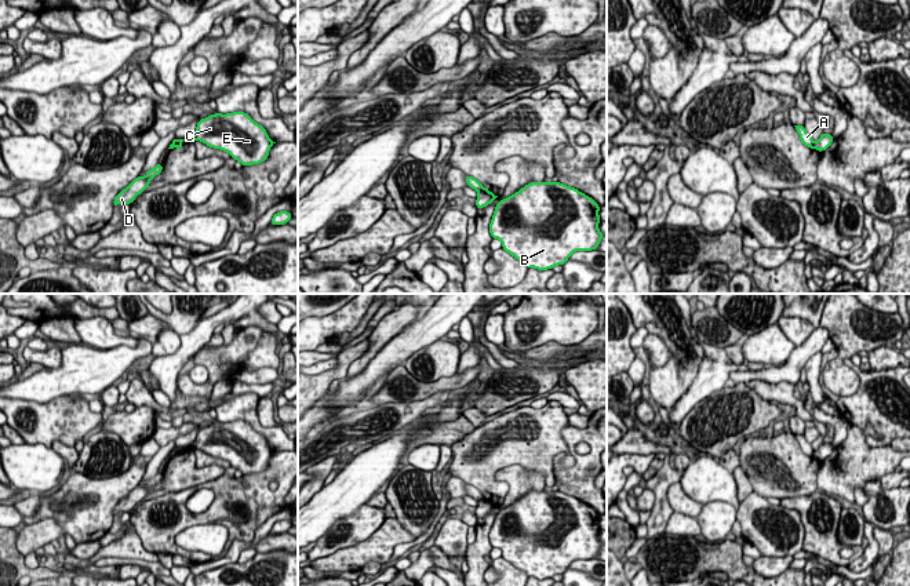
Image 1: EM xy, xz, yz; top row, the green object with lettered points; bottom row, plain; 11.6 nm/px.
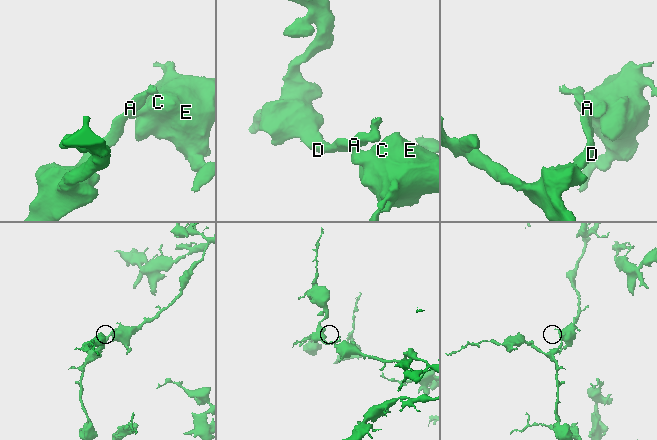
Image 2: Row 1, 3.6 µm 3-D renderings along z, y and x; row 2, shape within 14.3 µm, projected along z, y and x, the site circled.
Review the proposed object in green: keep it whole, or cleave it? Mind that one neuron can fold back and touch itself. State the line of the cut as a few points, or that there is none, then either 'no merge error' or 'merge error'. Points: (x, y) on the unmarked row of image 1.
cut xz (486, 497), (479, 501); merge error

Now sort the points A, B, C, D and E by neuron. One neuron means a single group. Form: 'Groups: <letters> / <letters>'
Groups: A D / B C E

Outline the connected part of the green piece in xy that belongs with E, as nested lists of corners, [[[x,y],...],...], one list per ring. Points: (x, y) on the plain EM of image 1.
[[[241,419],[200,427],[189,447],[228,461],[243,476],[263,472],[276,452],[262,434]]]

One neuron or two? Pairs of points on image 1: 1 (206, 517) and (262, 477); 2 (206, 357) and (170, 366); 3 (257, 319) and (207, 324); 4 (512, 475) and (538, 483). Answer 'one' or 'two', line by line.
1: one
2: two
3: one
4: one

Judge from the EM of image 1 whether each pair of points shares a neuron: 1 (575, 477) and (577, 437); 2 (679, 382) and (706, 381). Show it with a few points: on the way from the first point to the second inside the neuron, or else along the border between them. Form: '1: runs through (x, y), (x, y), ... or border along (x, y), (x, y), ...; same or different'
1: runs through (578, 468), (578, 458), (572, 452), (572, 447); same
2: border along (703, 352), (696, 377), (672, 408); different

